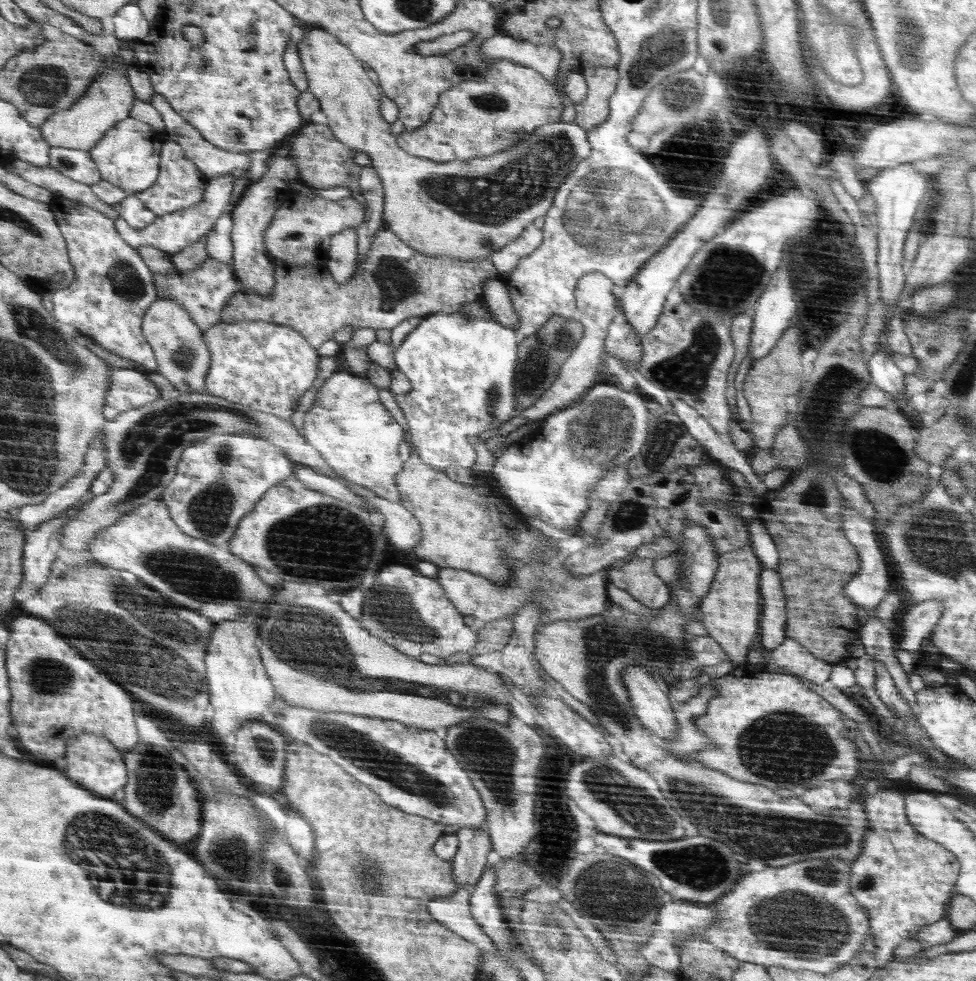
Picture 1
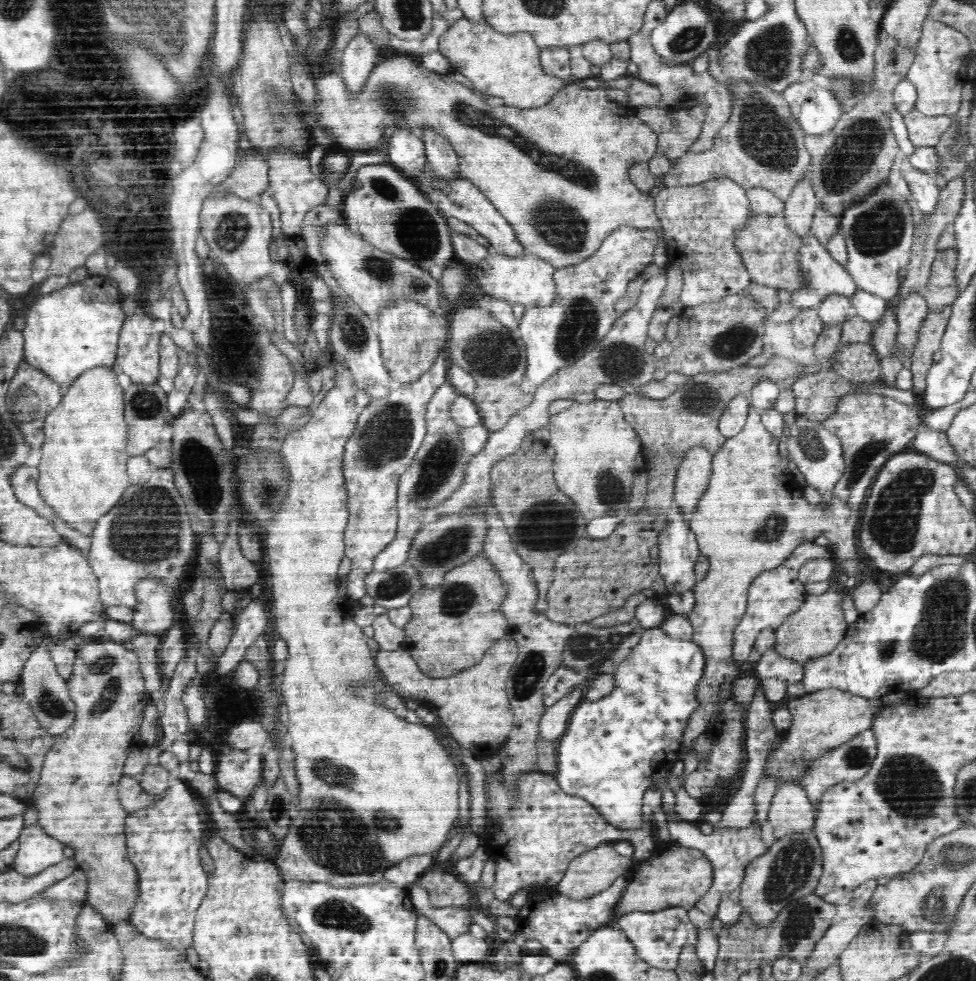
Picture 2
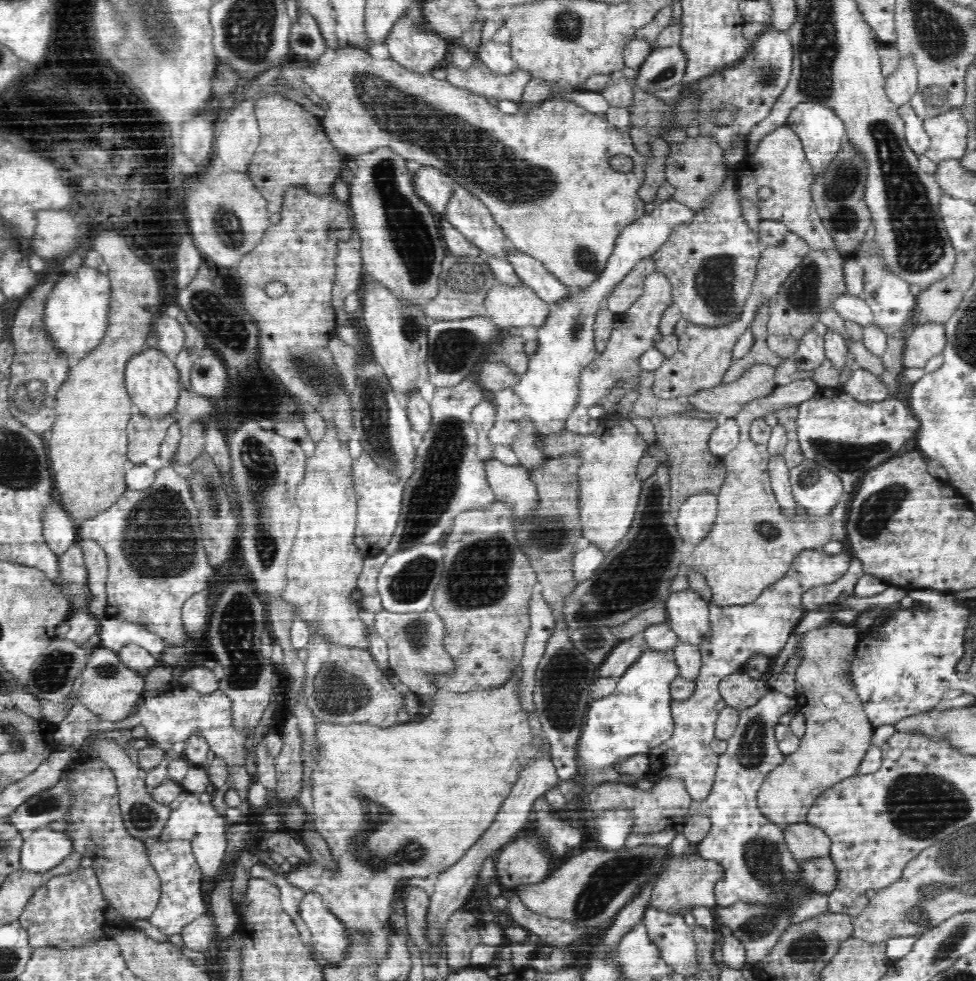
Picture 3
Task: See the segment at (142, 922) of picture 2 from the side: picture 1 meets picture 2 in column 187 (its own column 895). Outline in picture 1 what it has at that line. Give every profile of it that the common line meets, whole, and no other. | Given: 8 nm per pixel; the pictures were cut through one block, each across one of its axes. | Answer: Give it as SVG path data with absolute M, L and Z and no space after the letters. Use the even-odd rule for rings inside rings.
M887 783L872 794L860 791L857 798L867 812L871 830L865 834L863 854L850 862L852 870L850 886L855 900L870 916L872 942L876 945L874 958L880 965L889 962L894 949L903 942L913 940L916 932L928 927L928 924L945 919L946 908L956 895L955 885L958 883L960 868L958 857L951 849L944 848L944 845L920 835L908 820L907 795L914 791L915 789L906 783Z

